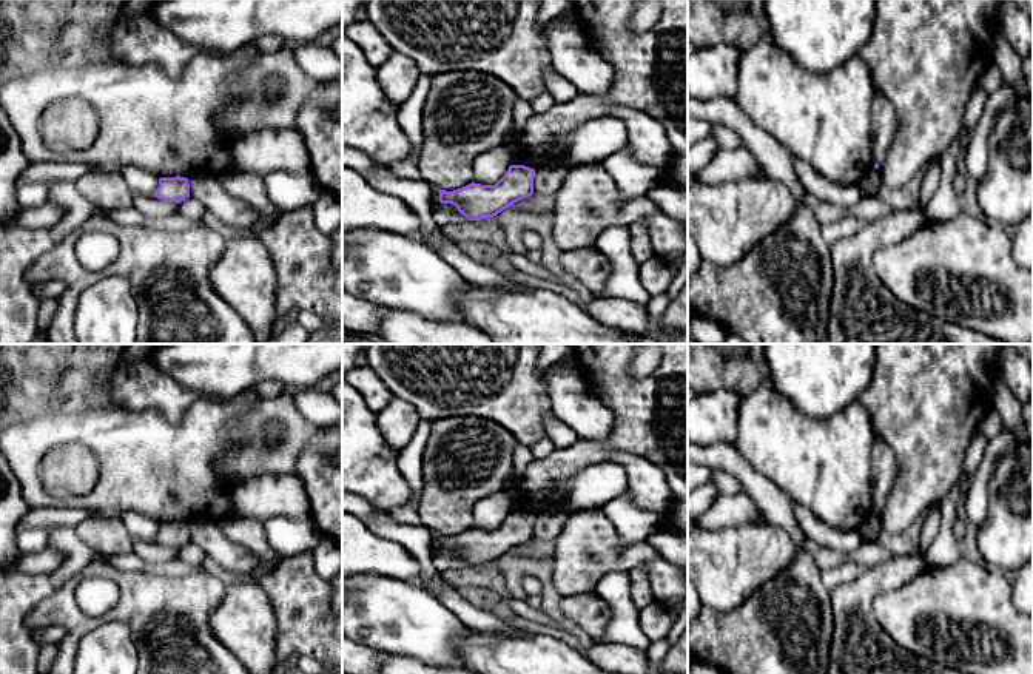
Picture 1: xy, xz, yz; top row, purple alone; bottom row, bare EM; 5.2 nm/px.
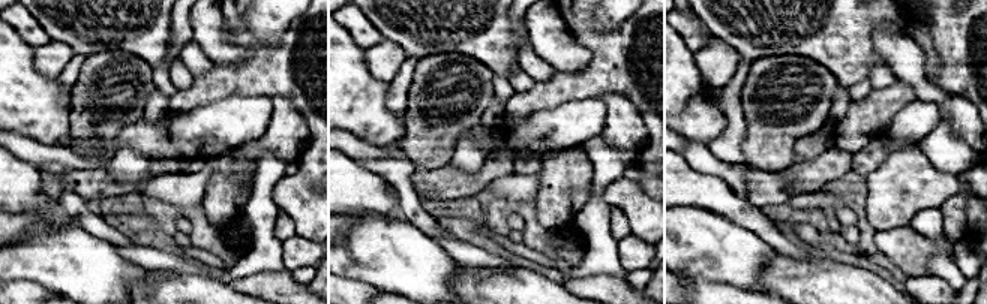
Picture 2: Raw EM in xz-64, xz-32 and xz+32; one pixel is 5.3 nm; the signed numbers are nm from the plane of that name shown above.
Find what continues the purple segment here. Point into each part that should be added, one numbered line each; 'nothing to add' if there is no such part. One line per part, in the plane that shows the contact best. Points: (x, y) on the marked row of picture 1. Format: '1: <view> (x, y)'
nothing to add

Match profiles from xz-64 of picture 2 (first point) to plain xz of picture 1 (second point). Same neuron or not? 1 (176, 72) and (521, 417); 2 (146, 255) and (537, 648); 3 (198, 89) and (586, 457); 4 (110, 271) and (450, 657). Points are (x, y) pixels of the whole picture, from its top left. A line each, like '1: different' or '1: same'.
1: different
2: different
3: same
4: same

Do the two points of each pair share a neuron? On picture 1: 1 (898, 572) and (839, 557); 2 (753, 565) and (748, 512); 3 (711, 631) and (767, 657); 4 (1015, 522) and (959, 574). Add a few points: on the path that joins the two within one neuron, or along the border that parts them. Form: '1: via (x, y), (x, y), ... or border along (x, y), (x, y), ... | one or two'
1: border along (896, 557), (867, 569) | two
2: border along (753, 520), (713, 529) | two
3: via (725, 640), (742, 642), (753, 651) | one
4: border along (985, 565), (1002, 572) | two

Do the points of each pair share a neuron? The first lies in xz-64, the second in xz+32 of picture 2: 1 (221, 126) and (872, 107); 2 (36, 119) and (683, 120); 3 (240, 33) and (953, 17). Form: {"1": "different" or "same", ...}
{"1": "different", "2": "same", "3": "same"}

